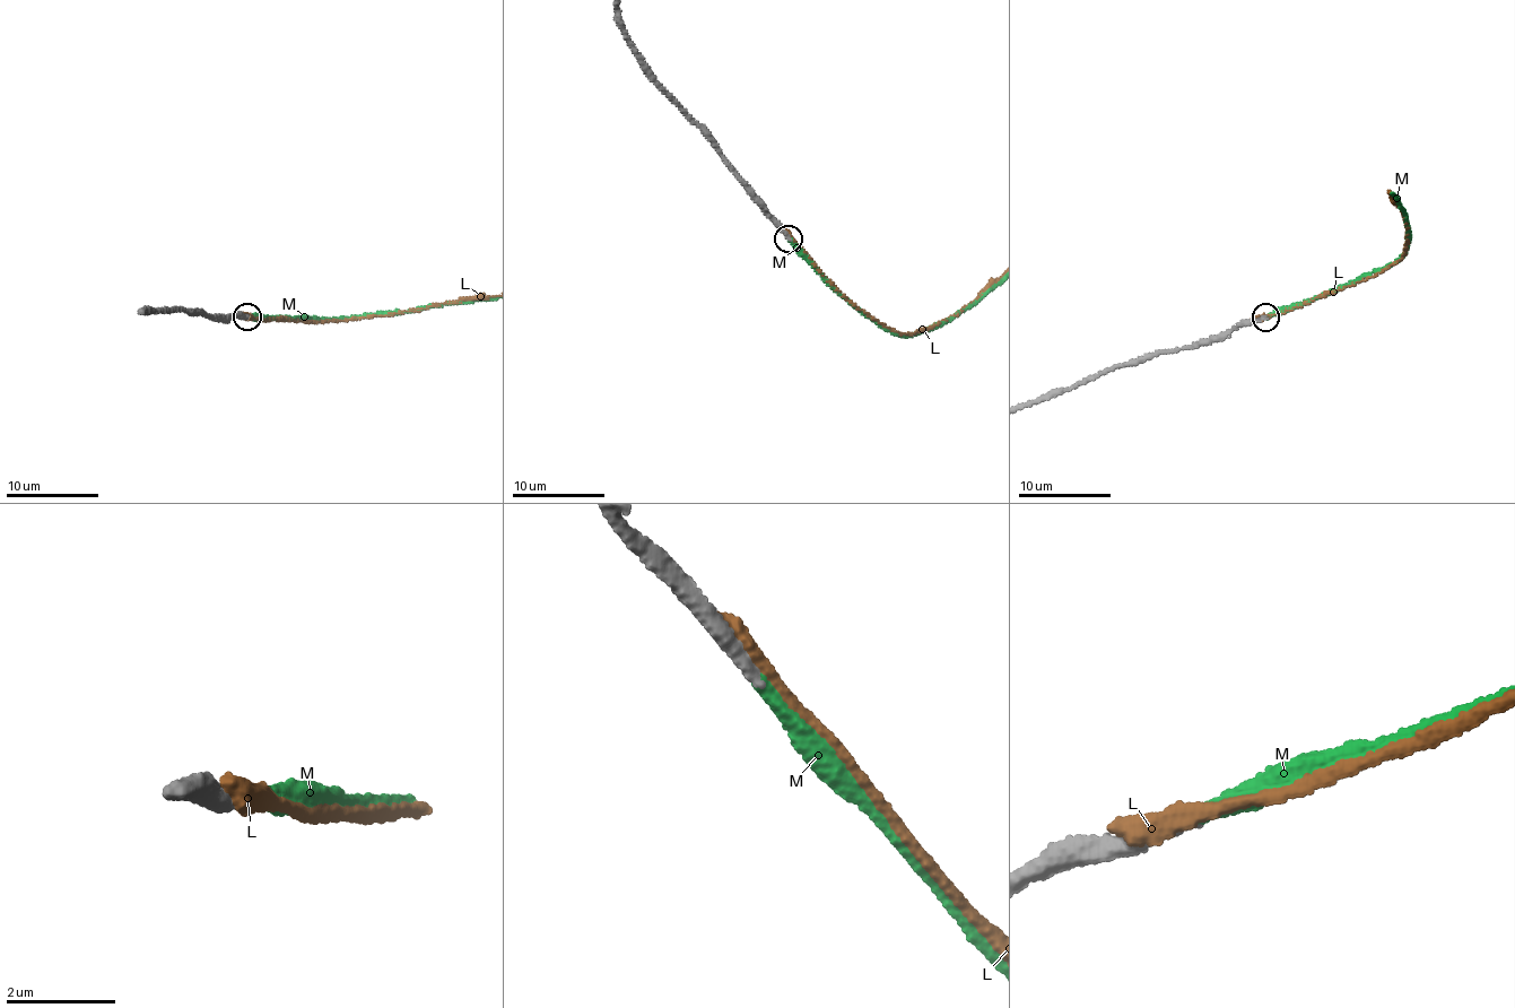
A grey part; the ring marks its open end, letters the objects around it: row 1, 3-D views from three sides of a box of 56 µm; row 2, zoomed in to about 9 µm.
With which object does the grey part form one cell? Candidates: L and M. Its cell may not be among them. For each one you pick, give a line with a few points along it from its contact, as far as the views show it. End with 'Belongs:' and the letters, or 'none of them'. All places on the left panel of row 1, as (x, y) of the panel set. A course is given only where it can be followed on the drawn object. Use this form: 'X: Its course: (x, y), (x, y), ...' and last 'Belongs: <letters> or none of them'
Belongs: M

